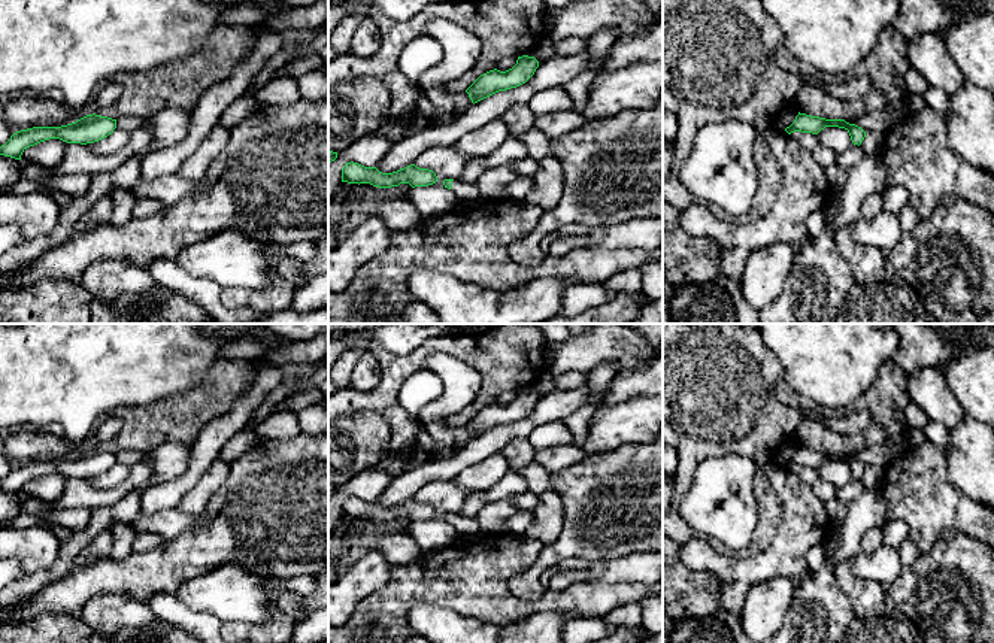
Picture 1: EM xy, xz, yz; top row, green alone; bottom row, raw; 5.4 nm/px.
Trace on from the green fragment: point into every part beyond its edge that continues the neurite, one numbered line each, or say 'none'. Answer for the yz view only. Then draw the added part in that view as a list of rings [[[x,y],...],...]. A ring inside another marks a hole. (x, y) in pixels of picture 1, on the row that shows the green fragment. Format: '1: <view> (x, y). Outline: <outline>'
none

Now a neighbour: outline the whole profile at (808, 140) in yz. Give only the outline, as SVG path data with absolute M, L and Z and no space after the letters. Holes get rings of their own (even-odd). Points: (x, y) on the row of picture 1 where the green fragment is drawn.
M794 131L790 136L809 152L819 143L818 136L812 133Z

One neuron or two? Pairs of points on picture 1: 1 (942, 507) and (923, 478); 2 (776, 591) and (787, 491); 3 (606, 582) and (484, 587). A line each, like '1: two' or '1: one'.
1: one
2: two
3: one

